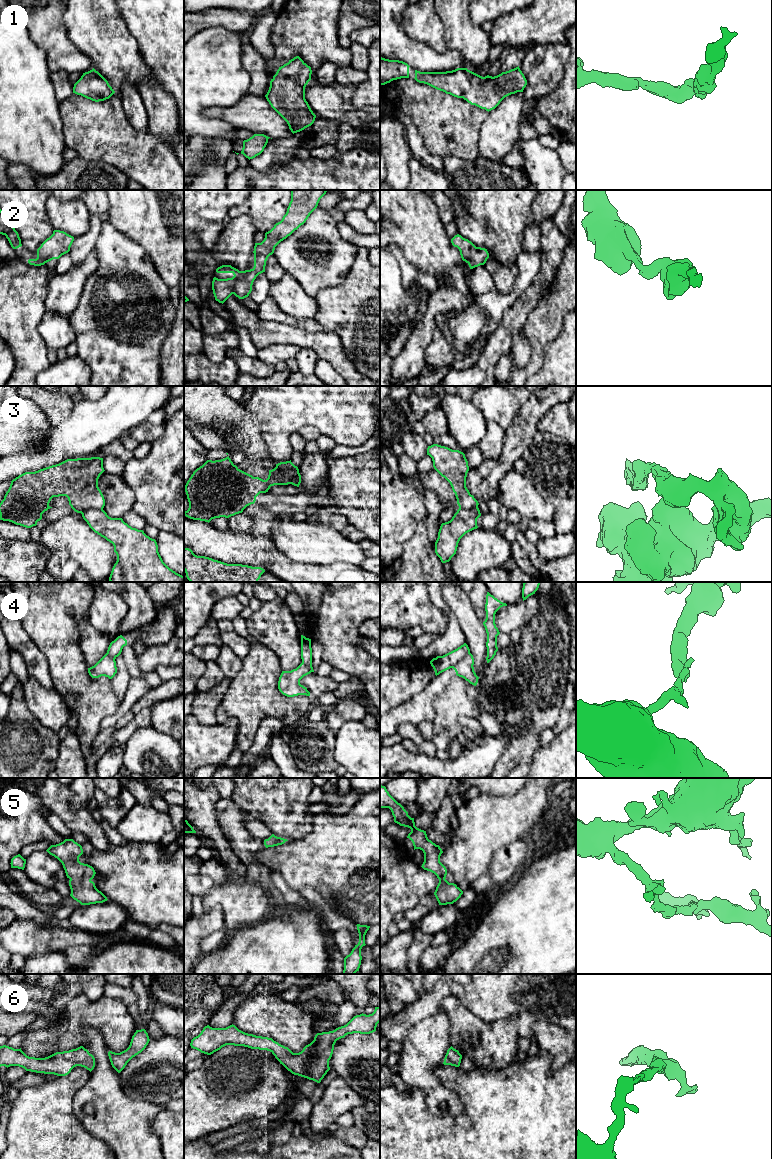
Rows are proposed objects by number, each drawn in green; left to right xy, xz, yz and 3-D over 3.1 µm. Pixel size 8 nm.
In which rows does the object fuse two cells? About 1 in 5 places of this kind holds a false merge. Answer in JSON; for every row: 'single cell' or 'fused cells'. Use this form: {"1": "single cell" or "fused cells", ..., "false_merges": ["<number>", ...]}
{"1": "single cell", "2": "single cell", "3": "fused cells", "4": "fused cells", "5": "single cell", "6": "single cell", "false_merges": ["3", "4"]}

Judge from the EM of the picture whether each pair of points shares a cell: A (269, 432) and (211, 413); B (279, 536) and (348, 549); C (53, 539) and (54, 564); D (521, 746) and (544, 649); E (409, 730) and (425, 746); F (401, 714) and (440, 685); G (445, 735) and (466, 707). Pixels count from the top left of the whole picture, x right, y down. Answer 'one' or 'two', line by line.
A: two
B: one
C: two
D: one
E: one
F: one
G: one

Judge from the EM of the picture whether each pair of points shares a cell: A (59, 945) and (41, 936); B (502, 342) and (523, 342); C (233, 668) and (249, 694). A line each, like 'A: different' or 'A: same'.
A: same
B: different
C: different

